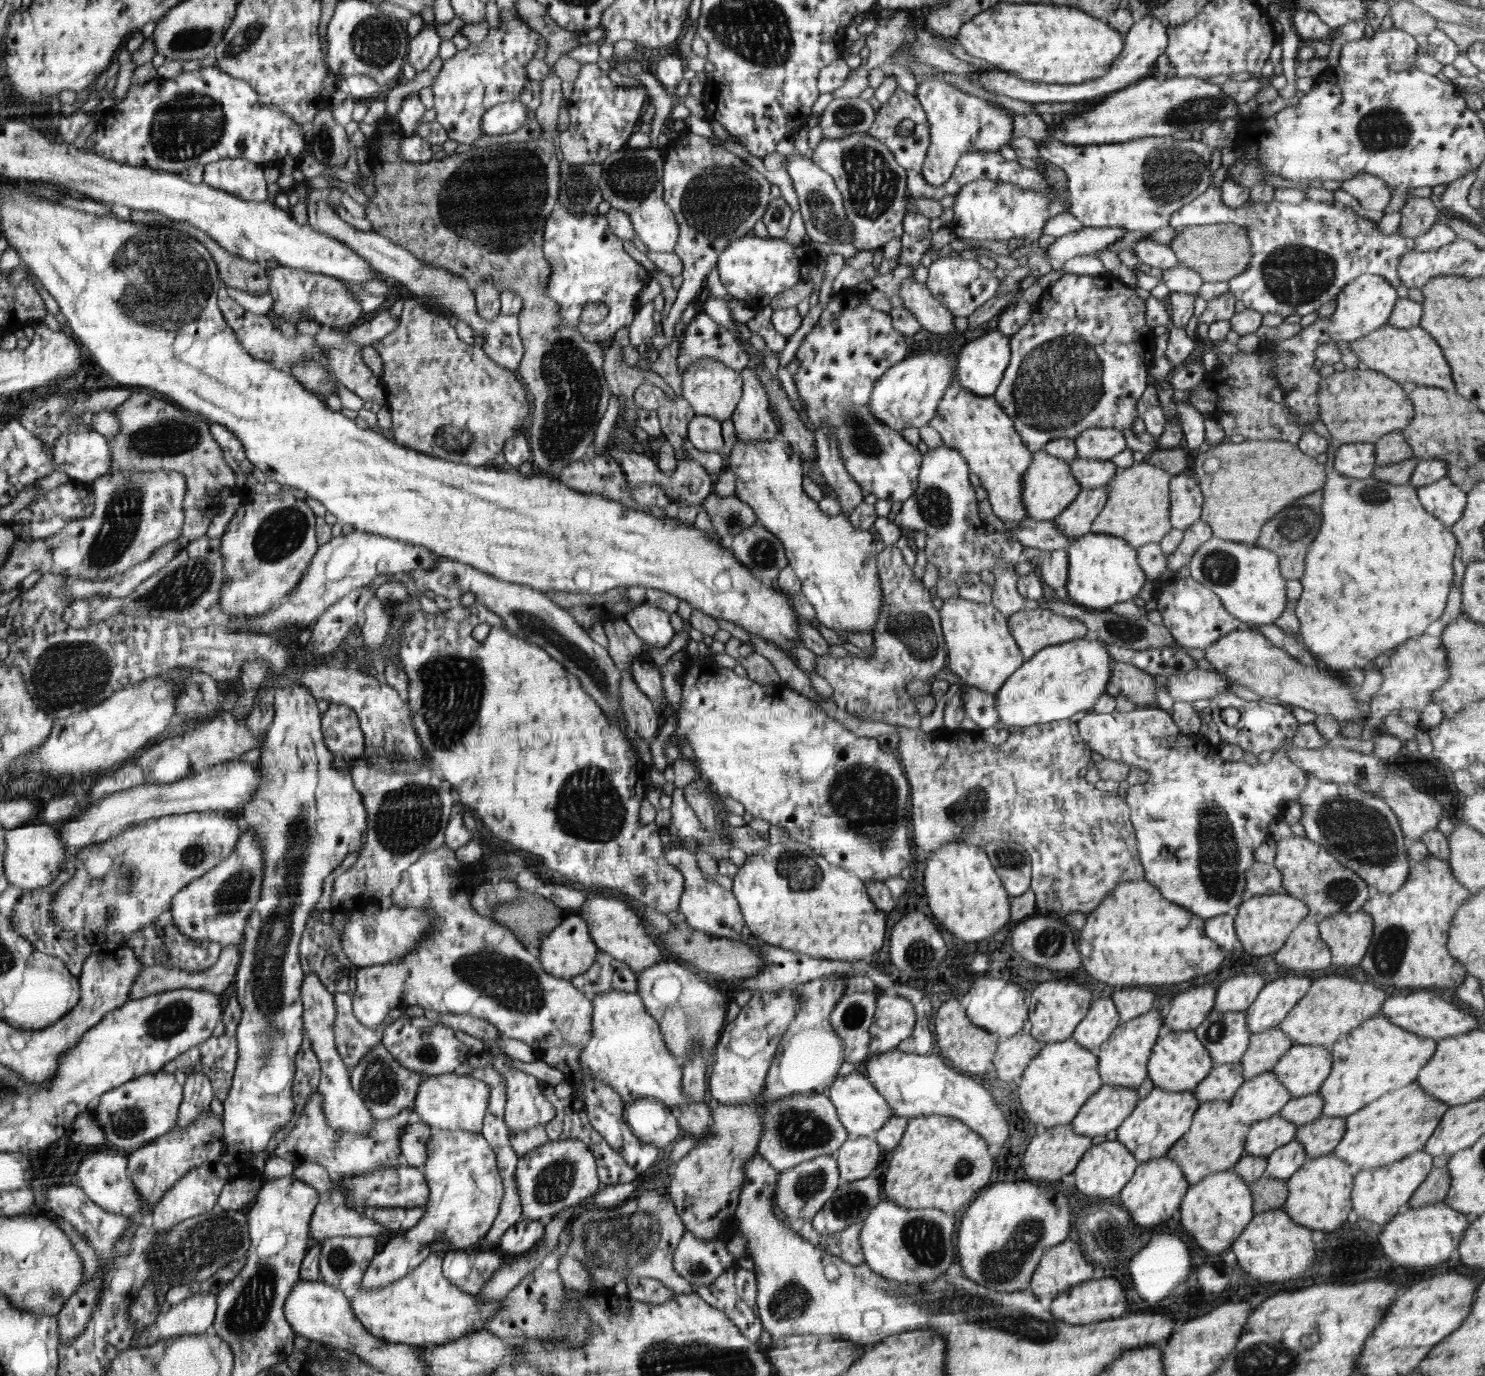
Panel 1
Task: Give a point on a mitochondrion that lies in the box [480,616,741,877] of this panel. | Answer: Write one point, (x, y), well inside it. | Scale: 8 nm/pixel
(590, 788)

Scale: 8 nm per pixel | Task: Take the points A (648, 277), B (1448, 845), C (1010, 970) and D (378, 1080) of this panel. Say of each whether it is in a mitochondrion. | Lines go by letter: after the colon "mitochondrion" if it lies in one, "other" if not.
A: other
B: other
C: other
D: mitochondrion

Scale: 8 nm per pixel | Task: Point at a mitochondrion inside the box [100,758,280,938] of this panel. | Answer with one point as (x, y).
(232, 894)

